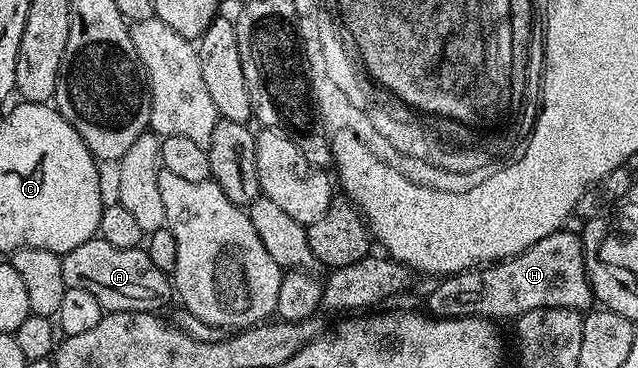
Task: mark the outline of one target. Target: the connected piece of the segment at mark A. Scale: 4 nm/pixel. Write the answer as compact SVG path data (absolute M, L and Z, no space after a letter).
M101 236L89 238L80 248L63 254L62 267L66 288L85 288L92 292L106 312L158 312L161 306L169 304L170 294L172 298L171 275L156 268L145 249L116 248Z

